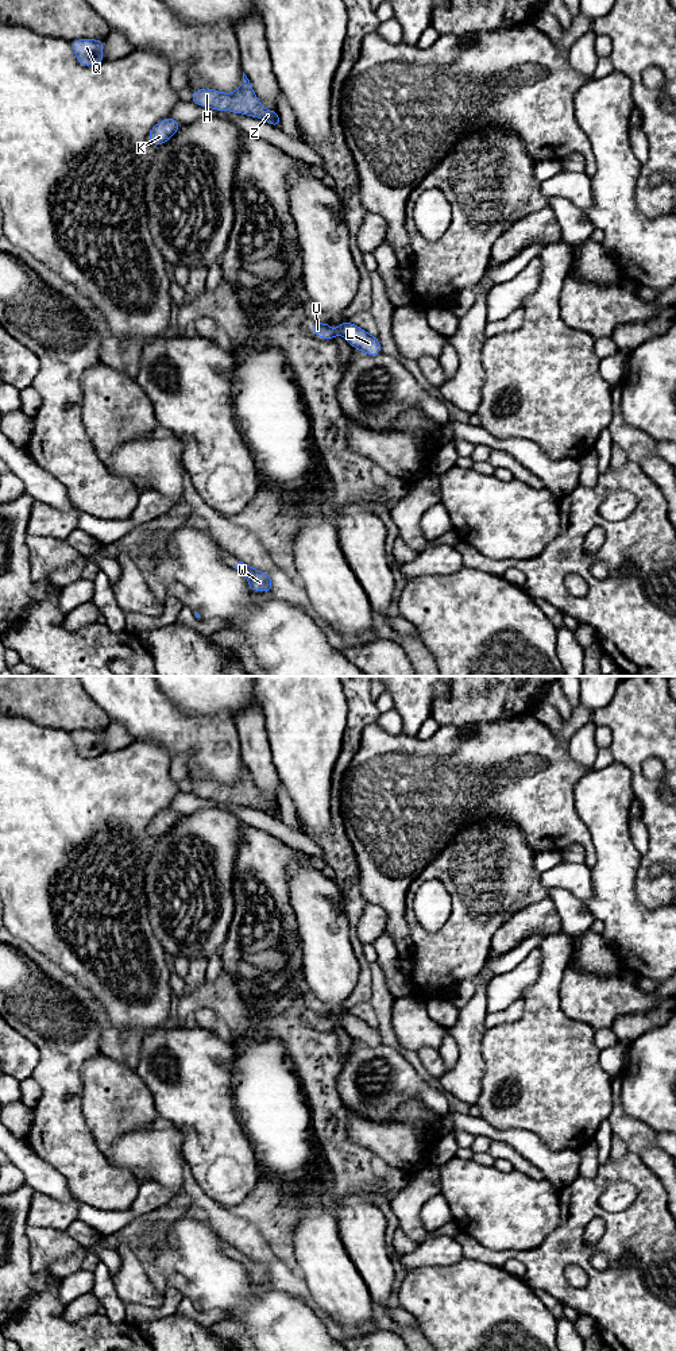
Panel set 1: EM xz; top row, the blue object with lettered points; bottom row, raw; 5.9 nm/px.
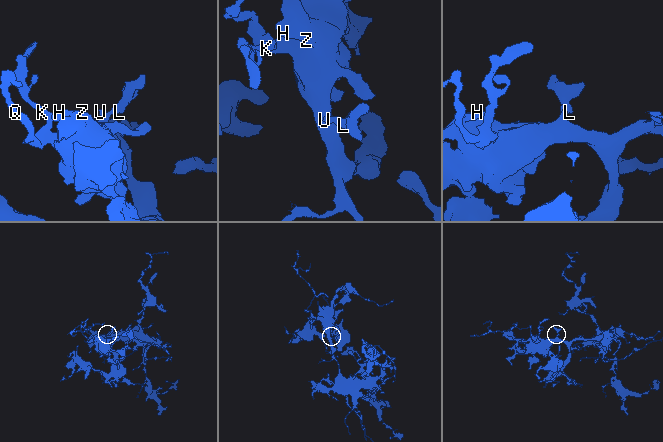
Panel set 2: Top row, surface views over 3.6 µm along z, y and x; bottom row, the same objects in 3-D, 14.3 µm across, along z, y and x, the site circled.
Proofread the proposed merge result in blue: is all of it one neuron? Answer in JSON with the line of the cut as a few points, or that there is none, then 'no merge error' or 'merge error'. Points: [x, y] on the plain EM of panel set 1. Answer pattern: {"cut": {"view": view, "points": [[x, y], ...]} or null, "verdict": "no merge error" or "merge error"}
{"cut": null, "verdict": "no merge error"}

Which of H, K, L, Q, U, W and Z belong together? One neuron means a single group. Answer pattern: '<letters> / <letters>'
H K L Q U W Z

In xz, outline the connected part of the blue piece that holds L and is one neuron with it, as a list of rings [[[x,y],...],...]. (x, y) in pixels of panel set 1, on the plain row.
[[[348,1011],[339,1015],[337,1020],[333,1022],[328,1014],[314,1014],[313,1024],[327,1031],[333,1031],[335,1027],[343,1027],[354,1039],[363,1045],[375,1047],[382,1045],[382,1038],[376,1027],[370,1026],[363,1019],[354,1016]]]

